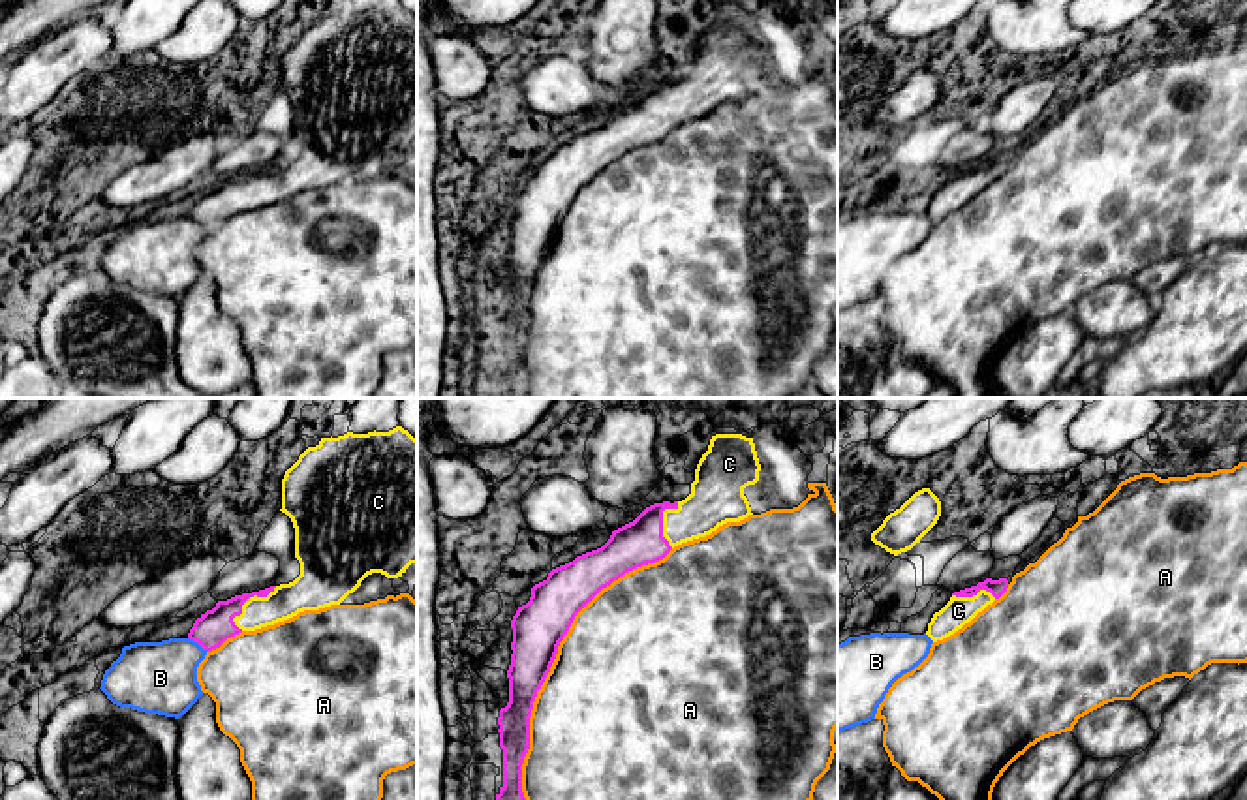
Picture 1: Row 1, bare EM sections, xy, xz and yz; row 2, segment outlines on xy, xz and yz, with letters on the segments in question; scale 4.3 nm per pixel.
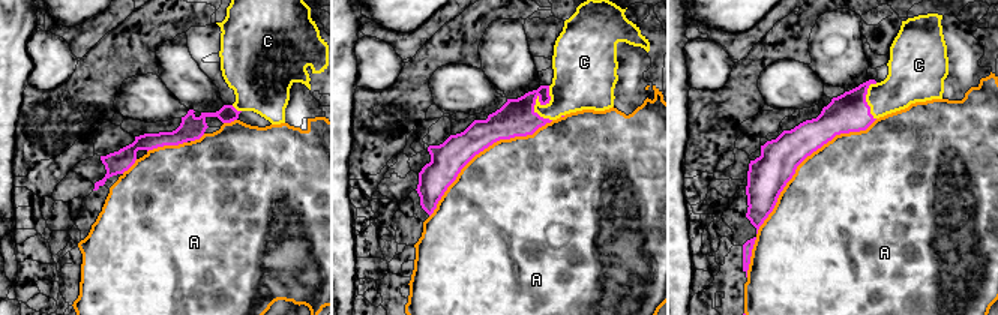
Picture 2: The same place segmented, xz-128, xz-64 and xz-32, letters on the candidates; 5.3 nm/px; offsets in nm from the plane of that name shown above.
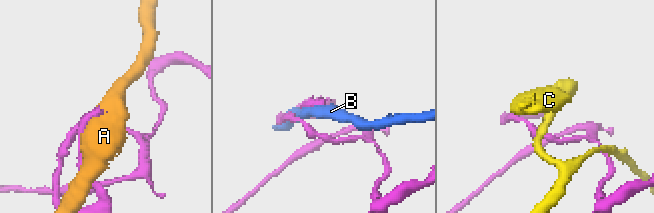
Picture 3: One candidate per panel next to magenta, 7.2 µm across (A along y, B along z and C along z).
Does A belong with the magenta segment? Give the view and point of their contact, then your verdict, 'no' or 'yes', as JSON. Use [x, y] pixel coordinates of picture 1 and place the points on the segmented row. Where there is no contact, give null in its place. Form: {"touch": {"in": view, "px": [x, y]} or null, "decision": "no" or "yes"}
{"touch": {"in": "xz", "px": [554, 658]}, "decision": "no"}

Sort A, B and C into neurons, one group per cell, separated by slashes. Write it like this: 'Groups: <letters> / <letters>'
Groups: A / B / C

